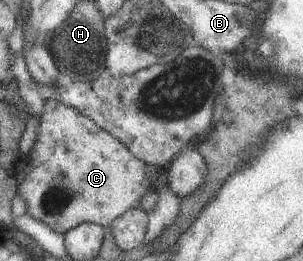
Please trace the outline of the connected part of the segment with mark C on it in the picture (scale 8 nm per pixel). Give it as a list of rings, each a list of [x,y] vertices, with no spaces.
[[[55,100],[44,101],[43,111],[39,114],[35,142],[30,153],[23,157],[23,163],[29,163],[29,170],[17,184],[16,193],[25,204],[24,213],[45,224],[53,232],[63,234],[83,222],[99,224],[105,228],[123,211],[137,207],[143,194],[154,189],[151,180],[143,171],[144,162],[135,158],[123,143],[97,128],[94,122],[81,116],[74,108],[59,104]]]

